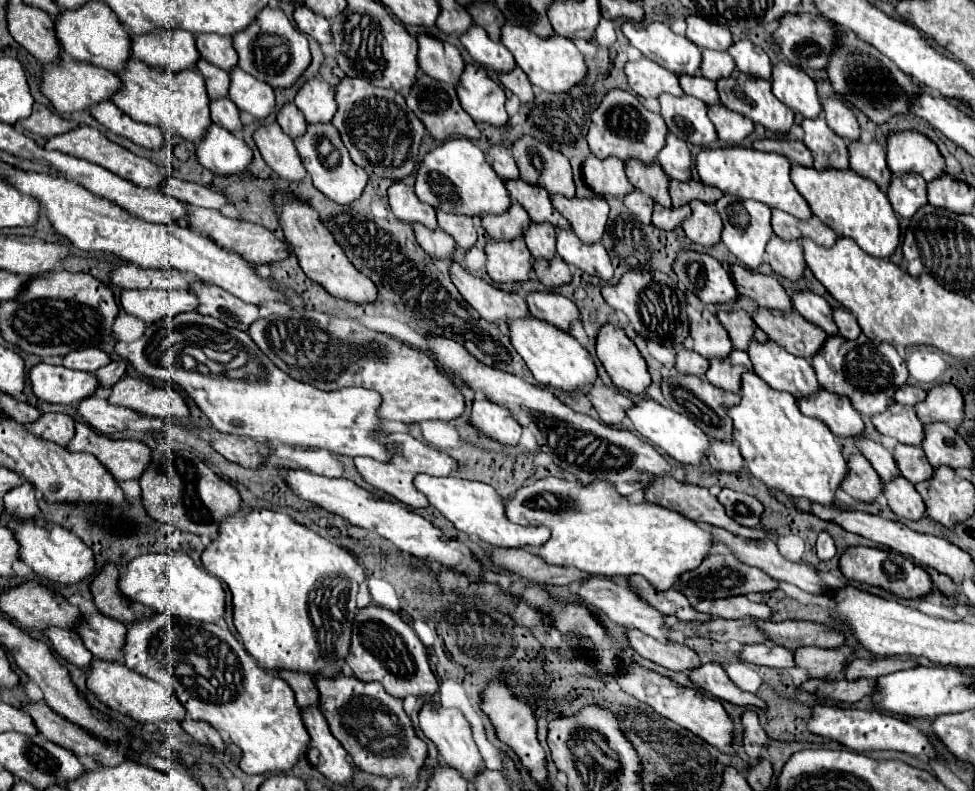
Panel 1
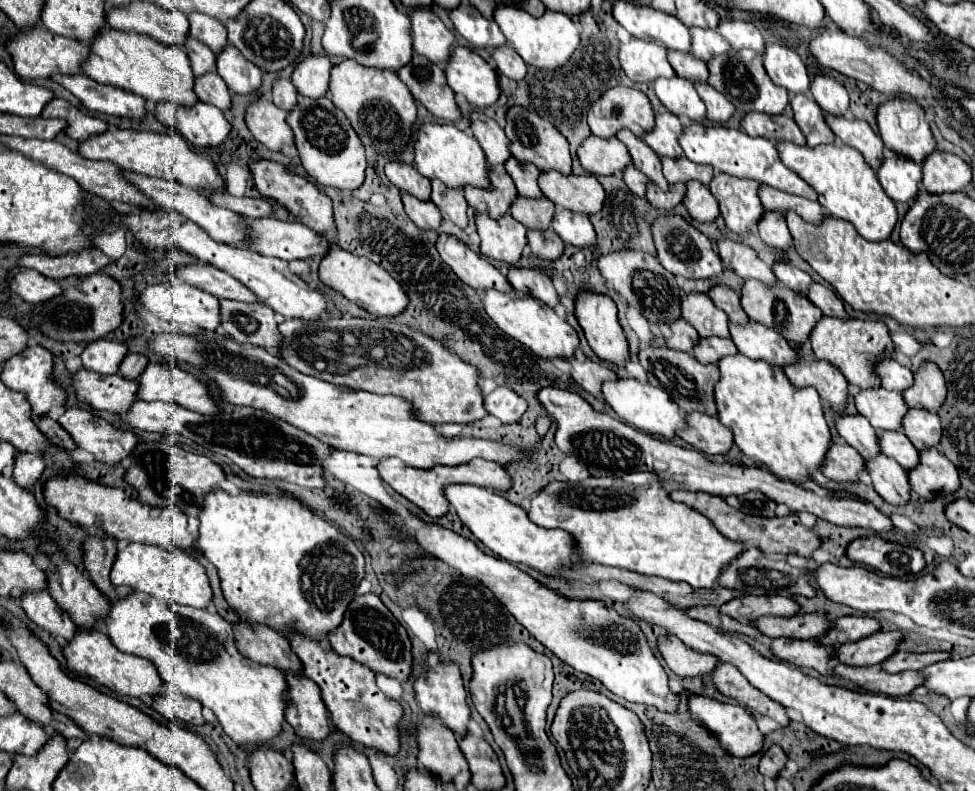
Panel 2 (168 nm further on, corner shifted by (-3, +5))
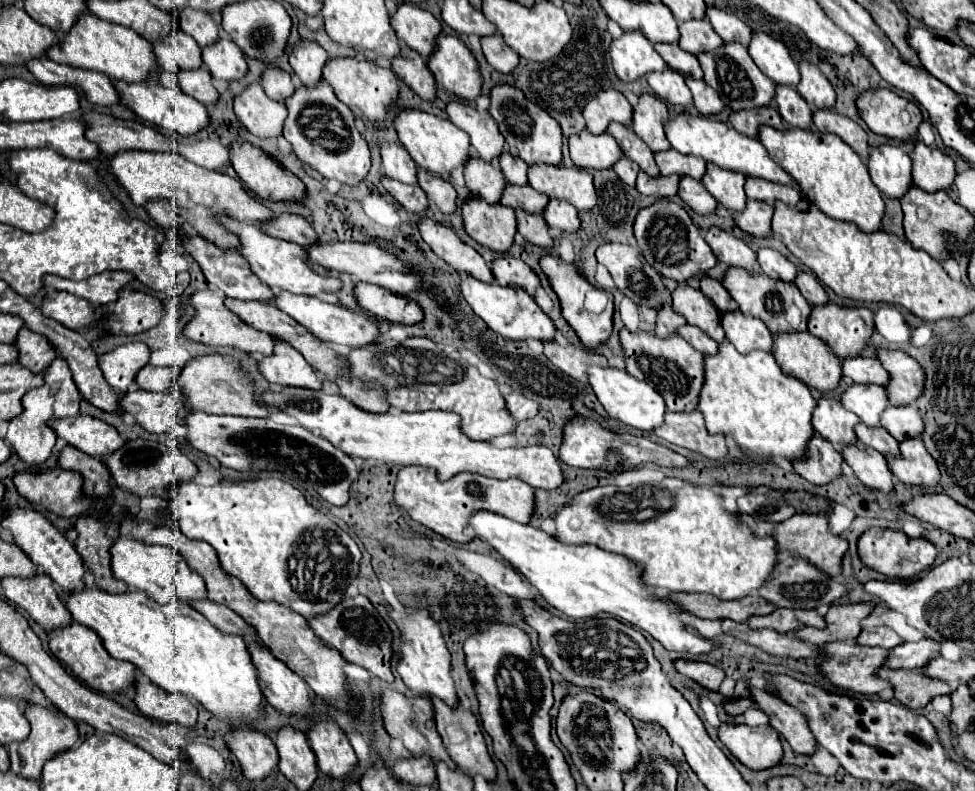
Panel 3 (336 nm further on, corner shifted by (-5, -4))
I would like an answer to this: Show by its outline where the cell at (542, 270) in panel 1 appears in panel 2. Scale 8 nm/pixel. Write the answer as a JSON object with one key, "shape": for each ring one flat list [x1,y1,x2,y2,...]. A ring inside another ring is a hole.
{"shape":[[527,231,527,243,531,253,543,259,557,259,563,253,563,241,549,231]]}

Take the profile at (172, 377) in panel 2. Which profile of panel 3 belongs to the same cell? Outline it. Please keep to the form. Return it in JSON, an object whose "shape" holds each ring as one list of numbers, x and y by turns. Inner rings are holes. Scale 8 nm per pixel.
{"shape":[[199,356,189,360,177,374,177,386,187,398,189,410,201,410,207,414,231,414,231,416,269,416,267,406,253,398,251,378,237,368,237,362,231,356]]}

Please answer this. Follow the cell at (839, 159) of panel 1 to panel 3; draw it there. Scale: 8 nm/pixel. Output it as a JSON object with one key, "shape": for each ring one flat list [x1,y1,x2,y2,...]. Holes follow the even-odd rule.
{"shape":[[777,86,775,102,779,106,779,112,789,128,801,128,801,130,813,130,813,110,809,104,799,96,793,88]]}

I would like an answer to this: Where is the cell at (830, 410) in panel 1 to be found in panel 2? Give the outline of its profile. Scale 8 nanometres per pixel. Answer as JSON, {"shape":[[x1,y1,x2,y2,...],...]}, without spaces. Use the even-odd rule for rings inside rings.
{"shape":[[797,347,801,355,805,355,805,363,797,363,797,367,785,367,785,375,795,387,815,387,821,399,837,413,845,411,847,401,847,379,843,373,827,361,819,361,813,353,805,353]]}

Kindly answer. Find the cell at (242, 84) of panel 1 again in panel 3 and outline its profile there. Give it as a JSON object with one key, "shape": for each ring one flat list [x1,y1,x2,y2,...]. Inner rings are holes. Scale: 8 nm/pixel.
{"shape":[[225,36,217,40,217,44,207,46,203,50,203,62,207,64,213,78,219,78,225,82,241,80,249,70,247,60,239,50,239,46]]}

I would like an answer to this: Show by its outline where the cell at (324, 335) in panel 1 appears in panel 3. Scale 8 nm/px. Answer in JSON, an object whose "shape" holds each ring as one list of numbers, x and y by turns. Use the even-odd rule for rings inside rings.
{"shape":[[379,332,377,342,365,348,353,348,343,358,347,360,353,378,363,380,365,384,375,382,383,386,385,400,397,410,445,410,459,414,461,432,471,440,489,440,515,430,515,420,511,420,495,380,481,376,477,368,463,362,457,350,435,350,435,342,429,338,411,336,393,340,385,332]]}

